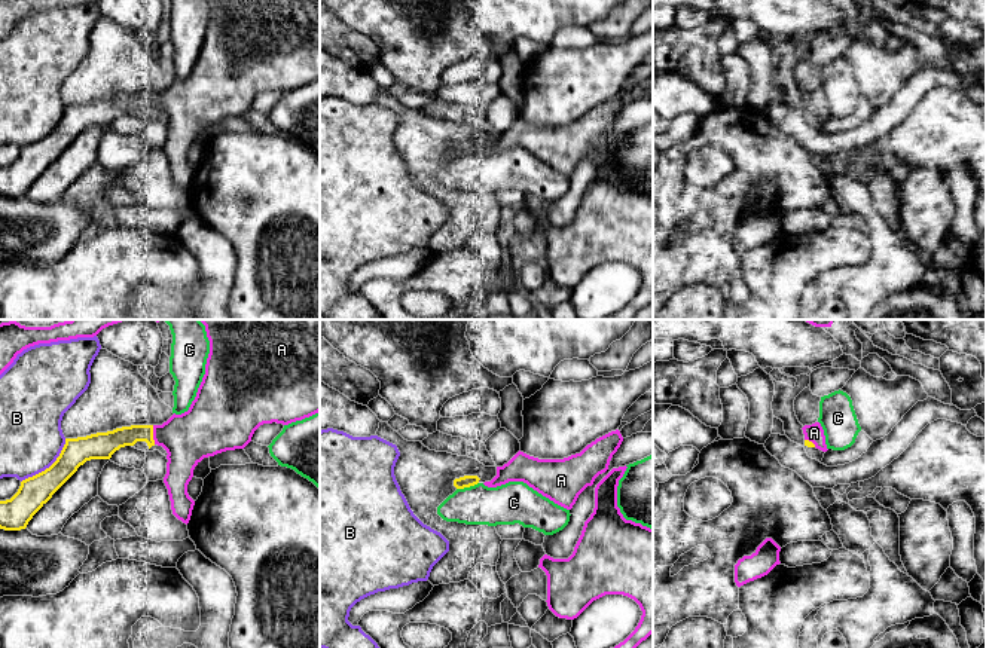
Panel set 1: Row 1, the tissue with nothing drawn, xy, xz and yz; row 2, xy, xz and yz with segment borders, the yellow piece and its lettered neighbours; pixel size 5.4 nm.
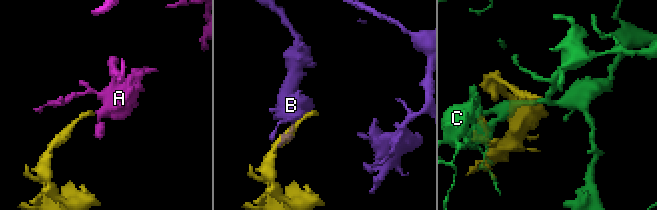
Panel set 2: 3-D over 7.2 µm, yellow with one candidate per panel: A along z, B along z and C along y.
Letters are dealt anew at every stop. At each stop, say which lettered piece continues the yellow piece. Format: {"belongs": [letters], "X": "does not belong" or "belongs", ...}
{"belongs": ["A"], "A": "belongs", "B": "does not belong", "C": "does not belong"}

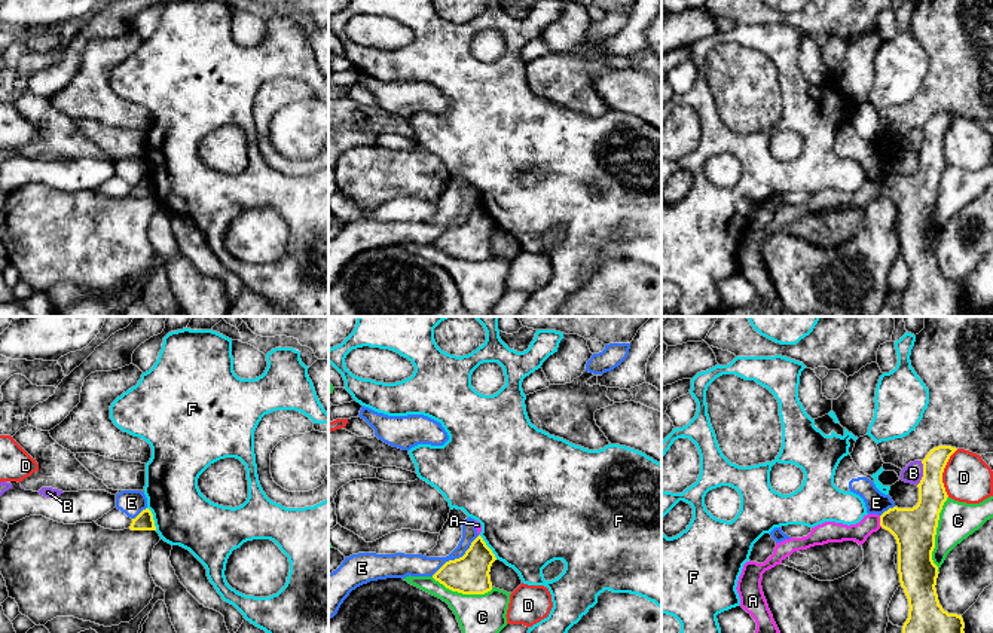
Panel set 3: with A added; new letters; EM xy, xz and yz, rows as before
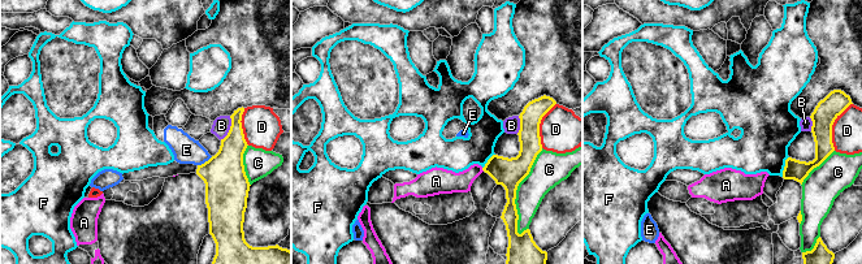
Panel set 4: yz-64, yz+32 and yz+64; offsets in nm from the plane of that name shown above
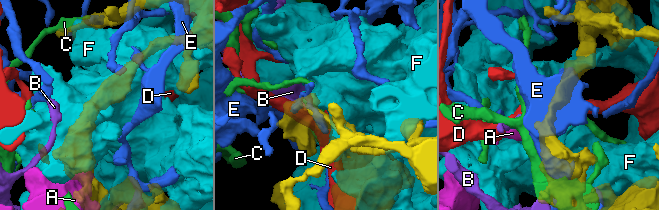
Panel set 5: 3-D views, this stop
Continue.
{"belongs": [], "A": "does not belong", "B": "does not belong", "C": "does not belong", "D": "does not belong", "E": "does not belong", "F": "does not belong"}

